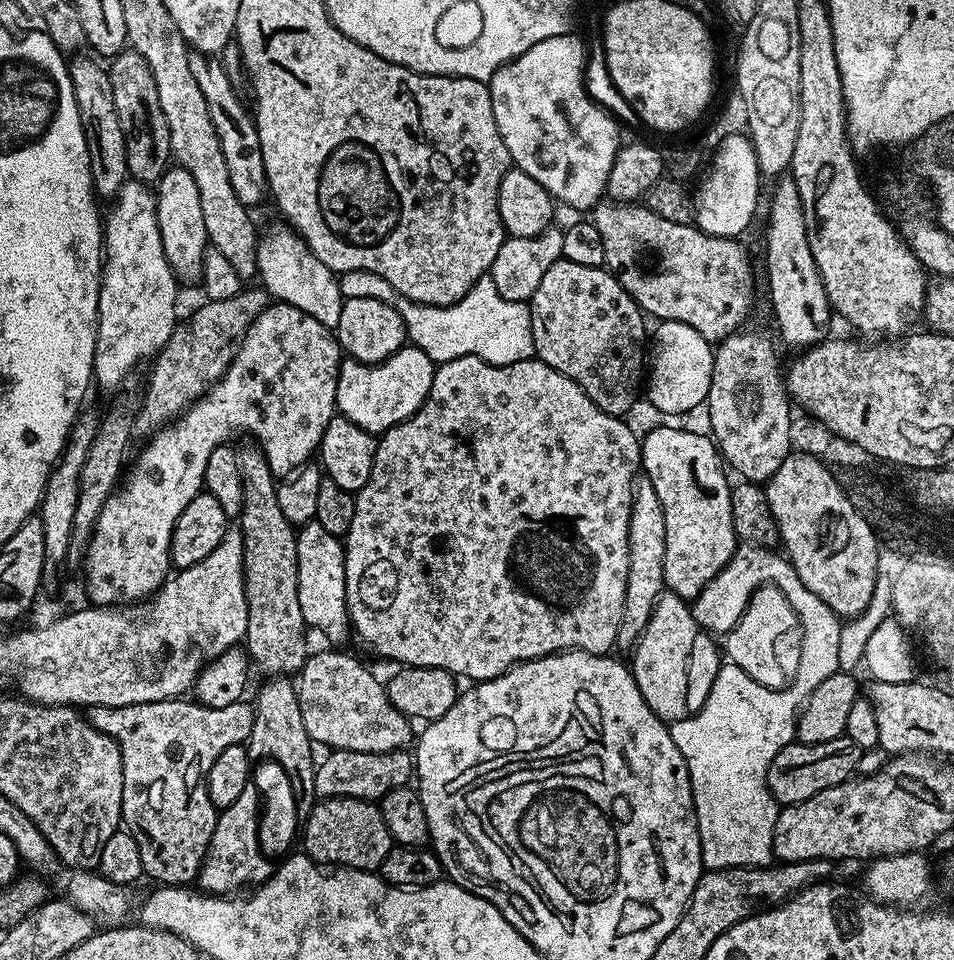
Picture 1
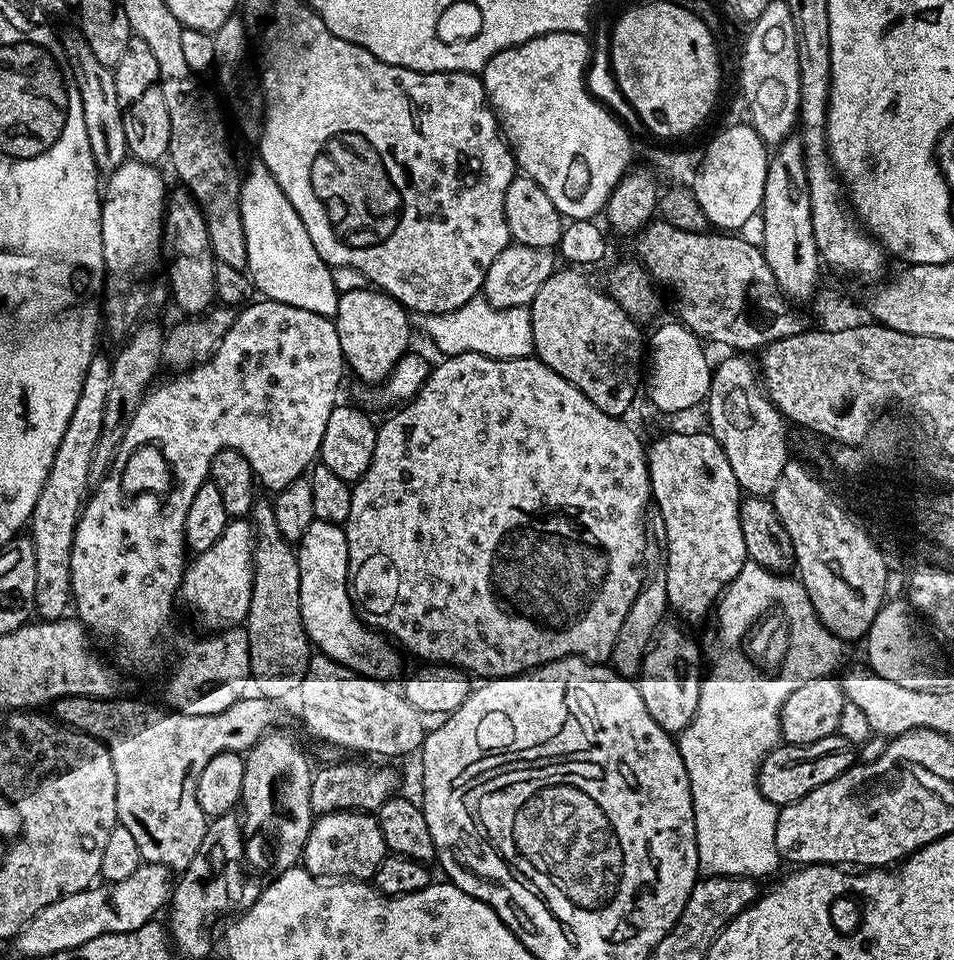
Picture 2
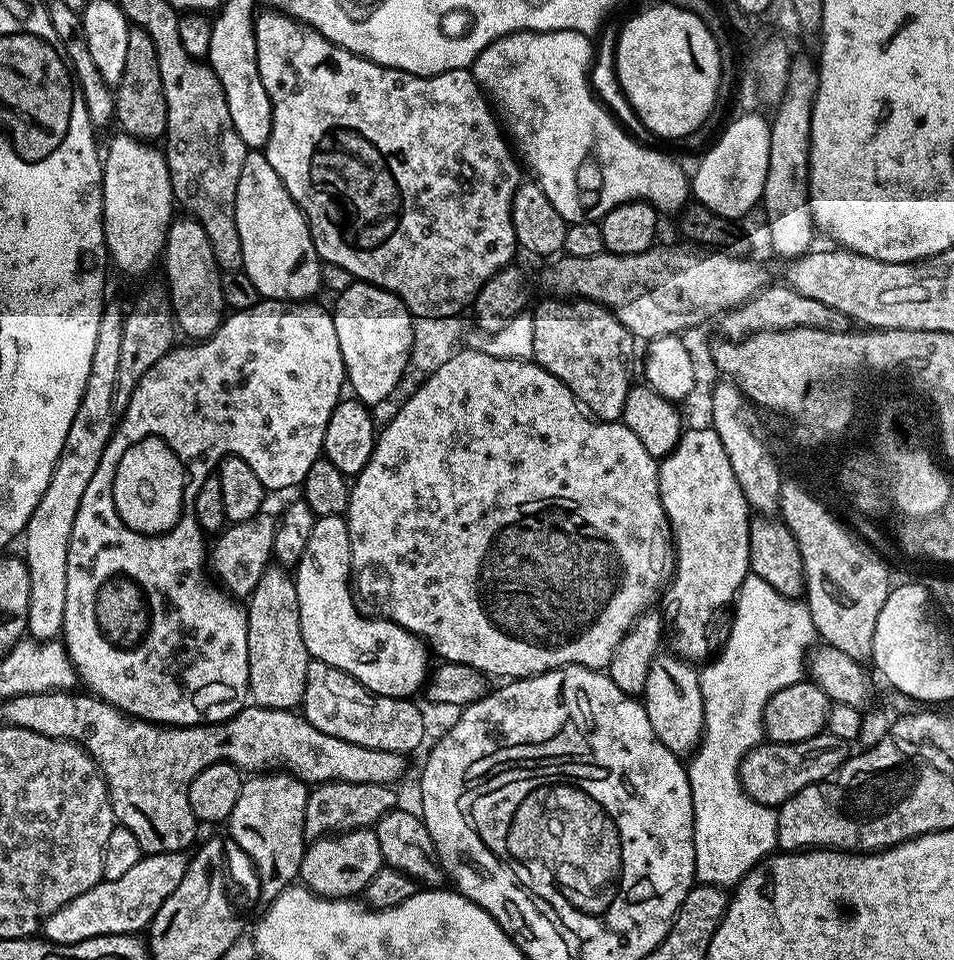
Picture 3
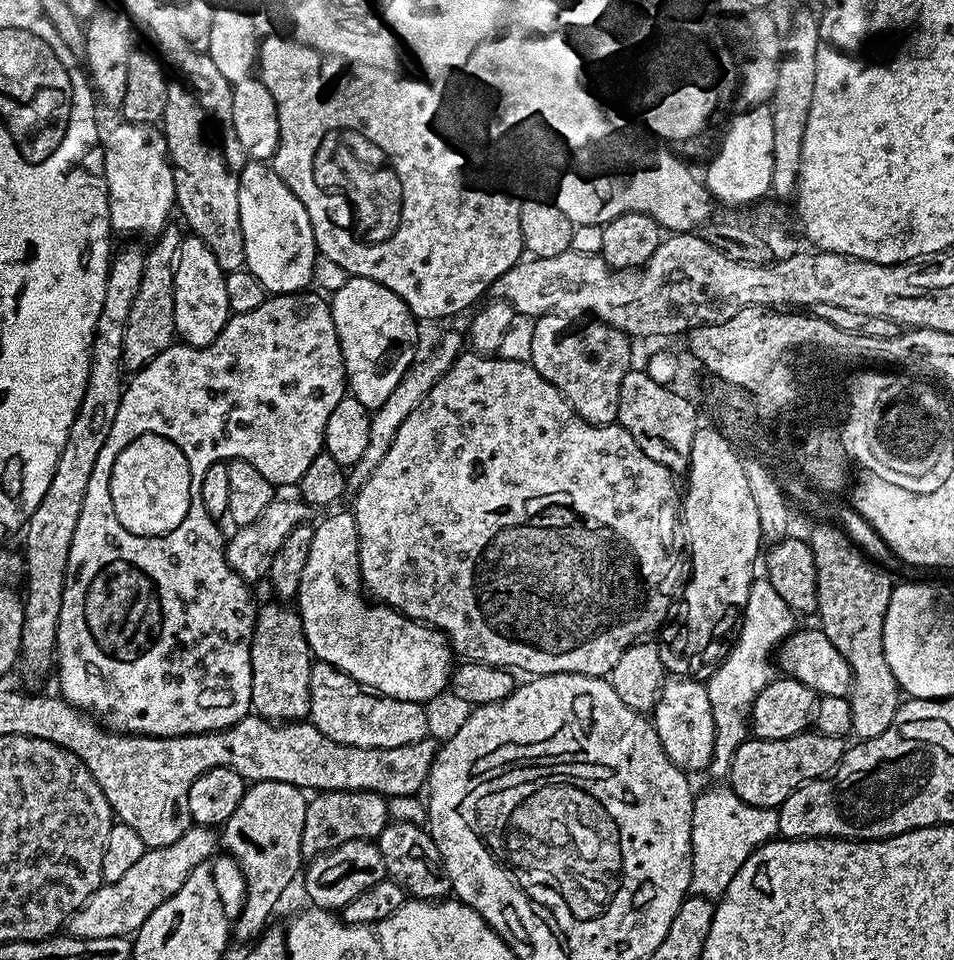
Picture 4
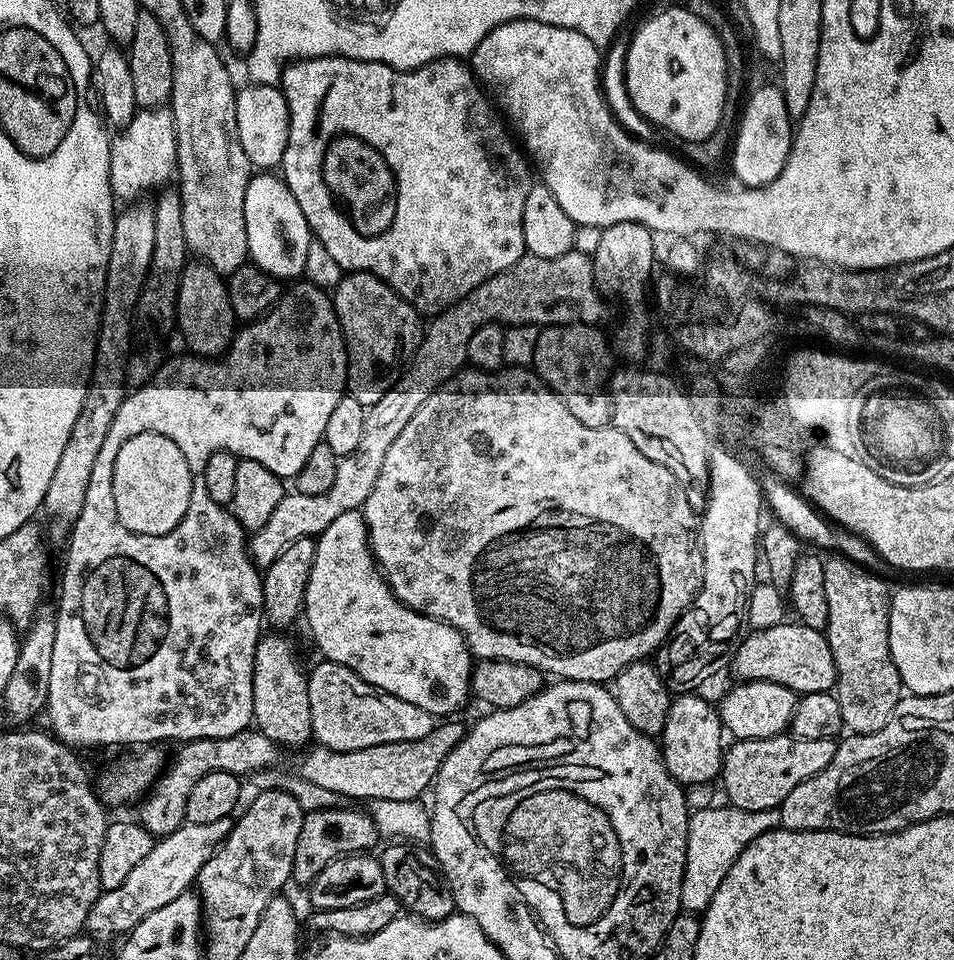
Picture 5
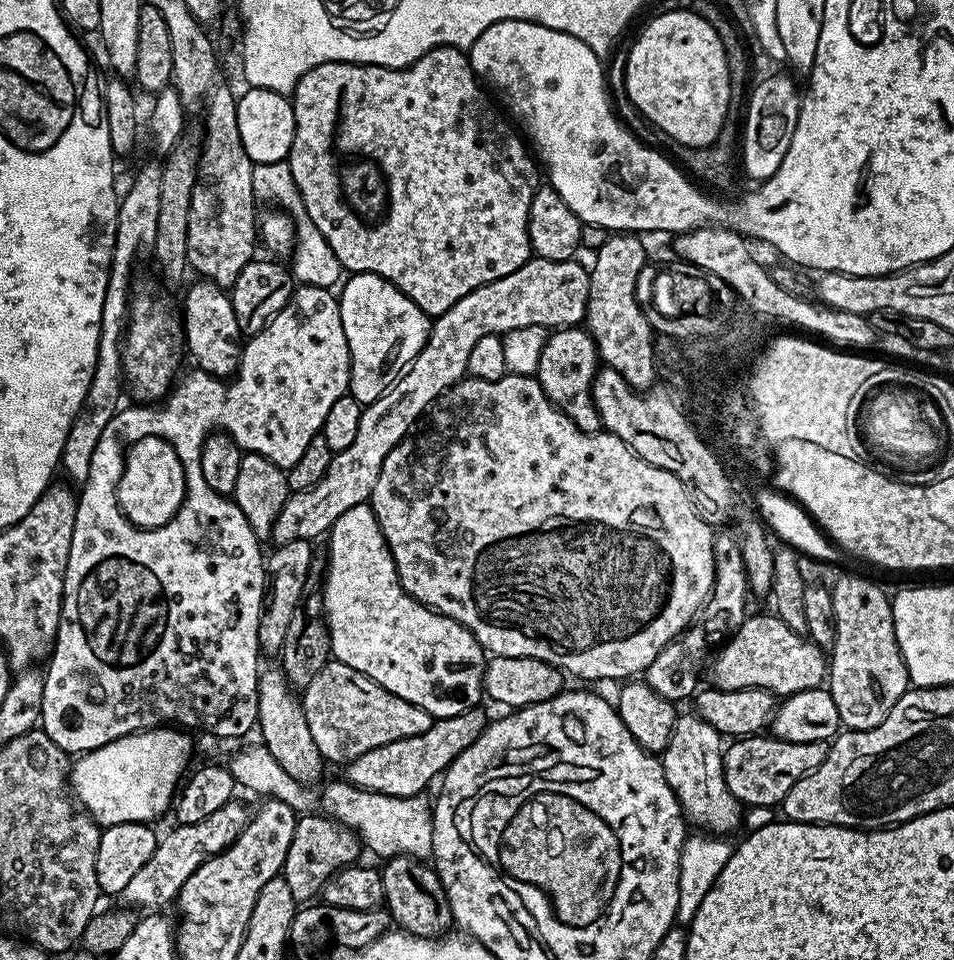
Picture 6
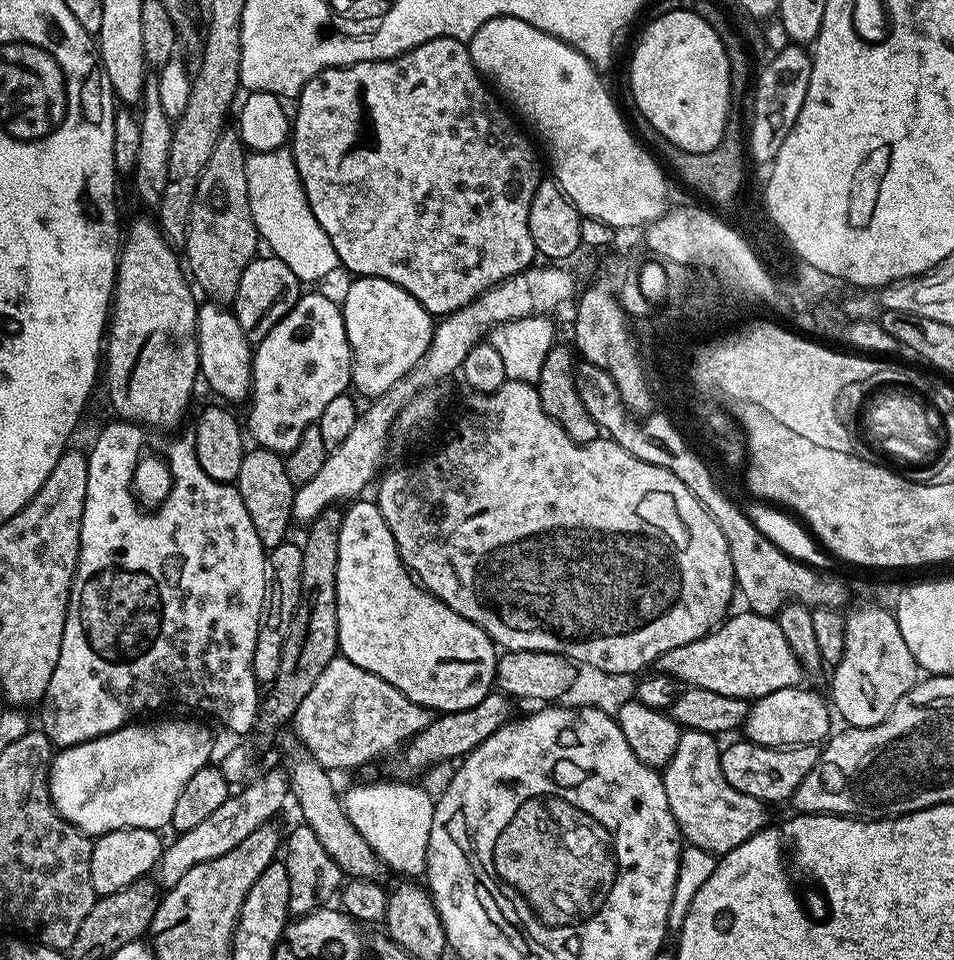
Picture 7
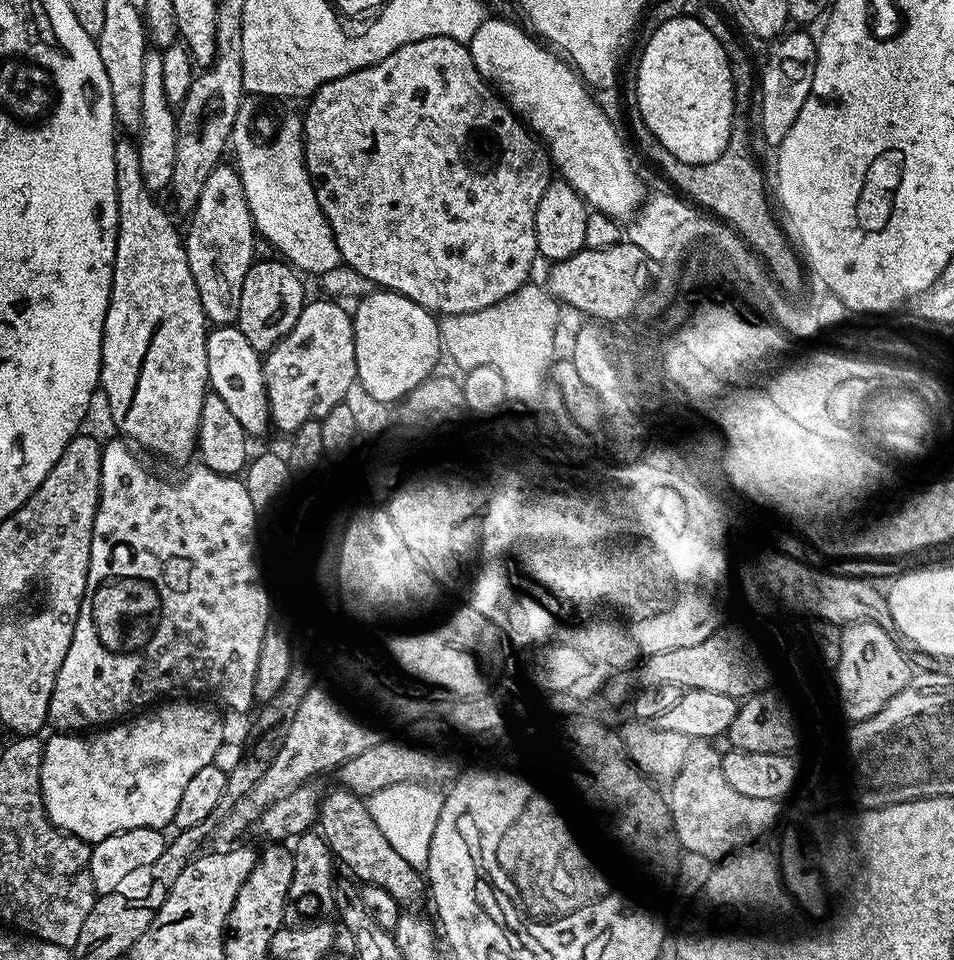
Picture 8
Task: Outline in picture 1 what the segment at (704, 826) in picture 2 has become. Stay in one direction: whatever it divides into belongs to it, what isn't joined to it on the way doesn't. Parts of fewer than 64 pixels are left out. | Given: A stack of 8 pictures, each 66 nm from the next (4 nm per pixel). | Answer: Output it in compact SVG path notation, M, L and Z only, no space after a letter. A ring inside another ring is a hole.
M744 544L737 547L736 553L726 562L726 566L710 581L696 599L691 601L692 617L705 633L727 634L742 618L747 610L751 596L764 585L785 586L792 584L790 601L801 624L801 657L798 661L796 679L786 688L768 689L759 685L741 670L738 665L725 663L714 680L713 689L706 698L705 705L697 712L684 717L683 720L673 720L670 731L674 738L674 746L682 754L688 767L694 806L700 831L700 853L704 859L704 868L767 868L773 863L772 843L774 842L774 822L778 818L781 805L777 804L768 789L768 771L770 762L785 746L796 740L796 717L800 709L808 701L808 696L830 674L841 671L838 662L839 632L842 627L841 617L837 616L818 594L806 590L806 582L798 578L794 566L779 551L758 548L754 544ZM780 555L780 556L779 556ZM732 752L744 752L744 756L732 756Z

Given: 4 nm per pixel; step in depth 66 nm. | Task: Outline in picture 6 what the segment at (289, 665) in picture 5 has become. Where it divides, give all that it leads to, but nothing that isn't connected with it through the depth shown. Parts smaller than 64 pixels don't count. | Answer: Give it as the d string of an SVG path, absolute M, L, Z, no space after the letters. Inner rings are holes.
M280 667L267 668L261 671L258 682L258 733L260 732L261 736L259 739L291 778L302 784L319 785L325 779L323 776L326 761L318 750L314 737L310 735L310 726L306 723L301 697L288 683Z

